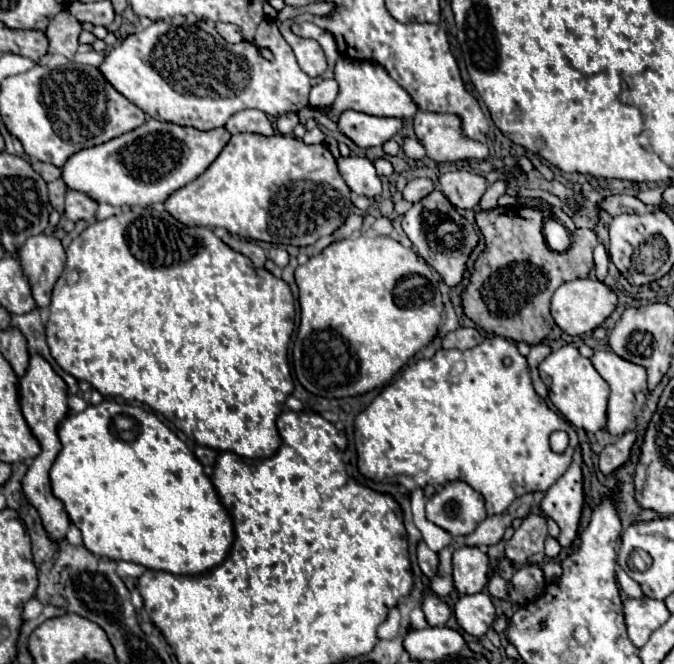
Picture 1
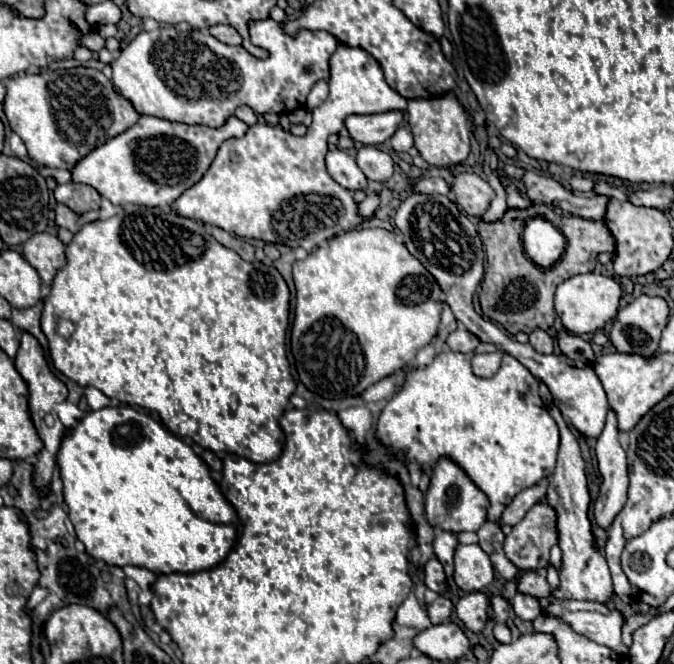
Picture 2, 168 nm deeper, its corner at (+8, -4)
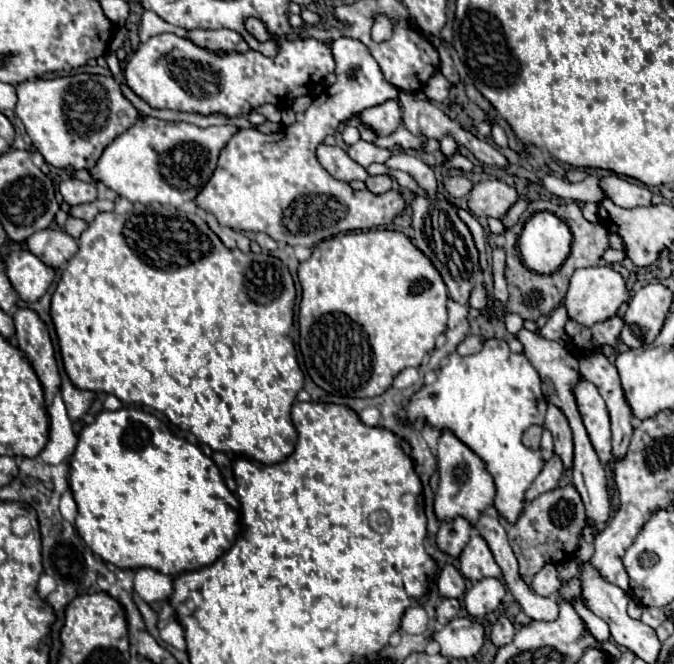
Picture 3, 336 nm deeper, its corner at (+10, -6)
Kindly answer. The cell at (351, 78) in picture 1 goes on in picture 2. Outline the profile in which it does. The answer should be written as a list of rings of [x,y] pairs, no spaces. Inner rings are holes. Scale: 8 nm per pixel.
[[[338,46],[338,50],[330,58],[330,94],[328,98],[312,110],[312,126],[308,128],[306,136],[294,136],[282,126],[270,124],[254,124],[242,138],[228,138],[218,148],[218,156],[206,170],[204,178],[196,182],[196,186],[188,188],[176,202],[172,210],[184,218],[194,218],[210,226],[218,226],[230,234],[240,238],[256,238],[272,244],[284,244],[290,248],[306,248],[312,250],[320,246],[324,240],[336,236],[338,232],[348,232],[356,228],[362,218],[358,216],[358,204],[352,200],[352,194],[342,188],[338,182],[330,178],[324,166],[324,156],[328,152],[328,136],[336,134],[344,128],[344,120],[350,114],[380,114],[392,110],[406,110],[406,100],[392,90],[384,76],[380,64],[362,48]]]

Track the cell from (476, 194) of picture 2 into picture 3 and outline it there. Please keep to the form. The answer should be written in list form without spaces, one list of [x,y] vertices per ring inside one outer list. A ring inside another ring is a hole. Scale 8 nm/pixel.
[[[484,180],[474,184],[468,198],[468,208],[476,216],[504,218],[516,200],[518,200],[516,188],[508,186],[502,180]]]

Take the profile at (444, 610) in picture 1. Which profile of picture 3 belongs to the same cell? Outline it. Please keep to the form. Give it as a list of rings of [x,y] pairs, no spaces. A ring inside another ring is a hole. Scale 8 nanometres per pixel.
[[[446,598],[438,608],[436,608],[436,618],[440,624],[448,624],[460,610],[460,602],[456,598]]]

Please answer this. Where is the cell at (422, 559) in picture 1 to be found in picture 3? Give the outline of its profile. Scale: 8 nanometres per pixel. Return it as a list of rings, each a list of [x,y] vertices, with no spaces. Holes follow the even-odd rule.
[[[446,564],[440,570],[438,590],[444,598],[462,598],[466,592],[466,578],[460,574],[460,570],[456,566]]]

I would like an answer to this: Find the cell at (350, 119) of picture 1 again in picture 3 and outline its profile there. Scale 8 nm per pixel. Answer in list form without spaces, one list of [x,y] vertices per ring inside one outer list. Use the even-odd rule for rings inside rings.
[[[386,100],[374,108],[366,108],[360,114],[360,120],[378,136],[390,136],[398,128],[398,118],[402,118],[402,112],[396,100]]]

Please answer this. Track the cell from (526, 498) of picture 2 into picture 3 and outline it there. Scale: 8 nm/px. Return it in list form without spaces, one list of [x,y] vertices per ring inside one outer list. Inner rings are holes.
[[[554,454],[554,456],[544,464],[542,472],[540,472],[538,478],[532,482],[532,486],[528,488],[526,500],[530,502],[530,500],[534,500],[536,496],[540,496],[540,494],[544,494],[544,492],[548,492],[548,490],[554,490],[554,488],[560,484],[562,476],[564,476],[564,464],[562,464],[560,456]]]

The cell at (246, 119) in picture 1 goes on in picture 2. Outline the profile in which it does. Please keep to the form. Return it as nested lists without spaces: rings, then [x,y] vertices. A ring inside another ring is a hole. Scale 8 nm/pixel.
[[[240,106],[234,116],[236,116],[238,120],[242,120],[246,126],[254,126],[254,124],[258,122],[258,118],[256,118],[256,114],[254,114],[254,110],[252,110],[250,106]]]

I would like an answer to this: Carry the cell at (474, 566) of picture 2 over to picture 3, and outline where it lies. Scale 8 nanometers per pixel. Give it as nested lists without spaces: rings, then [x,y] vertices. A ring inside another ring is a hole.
[[[482,536],[470,538],[466,548],[460,554],[460,572],[470,582],[482,580],[486,576],[502,578],[502,570],[498,568],[486,540]]]

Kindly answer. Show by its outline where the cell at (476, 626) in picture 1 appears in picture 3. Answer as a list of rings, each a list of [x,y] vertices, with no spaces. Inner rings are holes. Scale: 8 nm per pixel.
[[[482,578],[466,592],[464,604],[466,604],[466,610],[470,616],[482,618],[488,614],[488,610],[494,612],[498,608],[504,594],[506,594],[506,586],[502,580]]]

